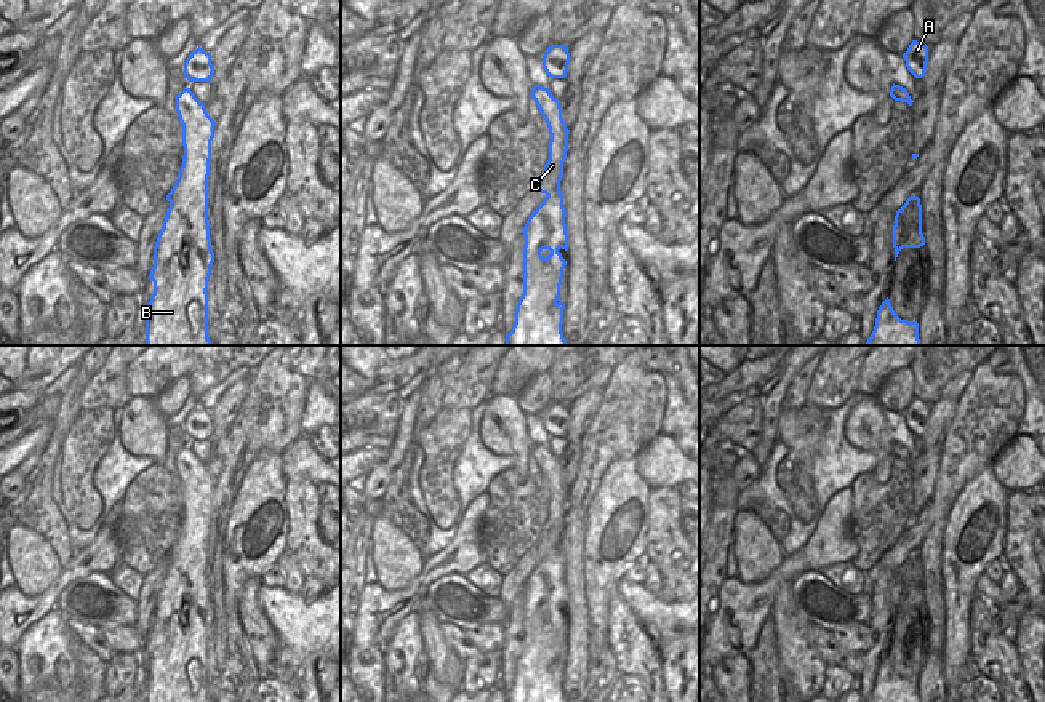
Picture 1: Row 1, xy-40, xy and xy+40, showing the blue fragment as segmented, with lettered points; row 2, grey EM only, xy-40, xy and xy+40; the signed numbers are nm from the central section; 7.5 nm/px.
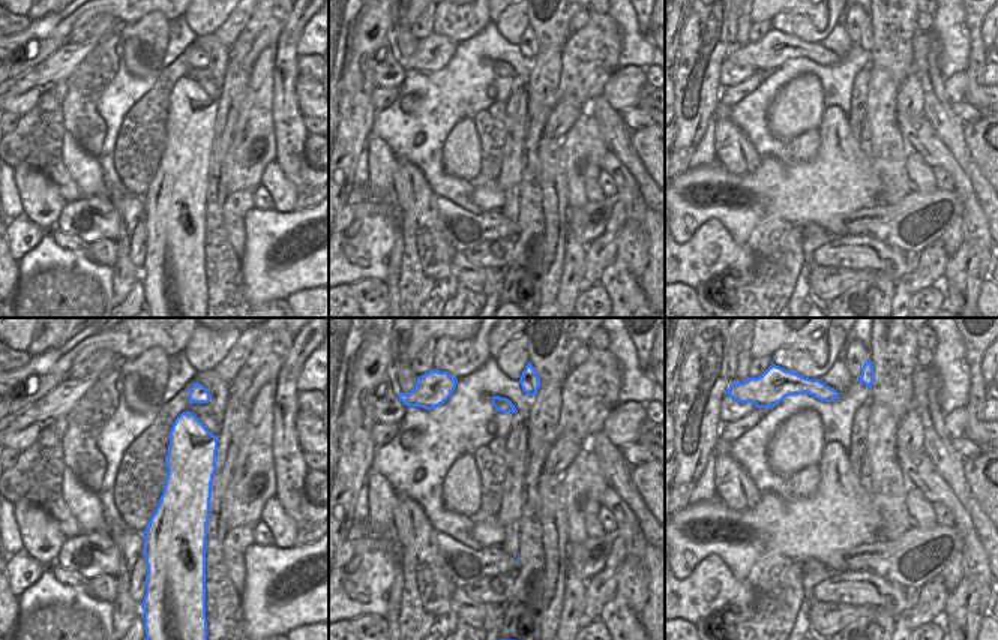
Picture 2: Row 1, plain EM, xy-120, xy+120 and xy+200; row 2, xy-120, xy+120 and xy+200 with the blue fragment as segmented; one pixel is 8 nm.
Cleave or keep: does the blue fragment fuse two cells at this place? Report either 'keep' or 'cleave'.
keep

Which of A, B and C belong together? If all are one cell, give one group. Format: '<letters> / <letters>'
A B C

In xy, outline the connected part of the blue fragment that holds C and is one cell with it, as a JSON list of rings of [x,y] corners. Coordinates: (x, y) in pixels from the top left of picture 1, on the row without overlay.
[[[535,443],[531,456],[551,493],[549,518],[538,539],[538,548],[547,555],[523,585],[523,652],[517,662],[512,689],[506,692],[506,702],[567,702],[562,691],[565,662],[560,659],[567,619],[559,608],[568,609],[560,539],[570,488],[562,477],[560,459],[549,446]]]

